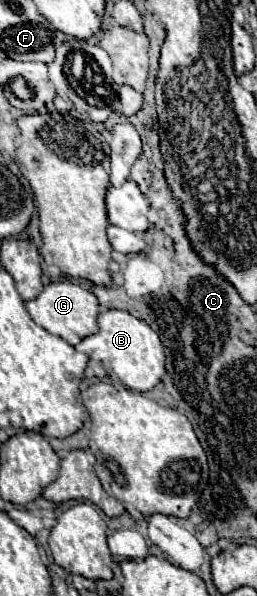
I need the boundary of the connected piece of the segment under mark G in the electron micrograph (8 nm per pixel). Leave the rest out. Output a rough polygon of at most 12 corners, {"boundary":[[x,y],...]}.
{"boundary":[[72,283],[46,285],[30,317],[70,345],[98,331],[96,295]]}

